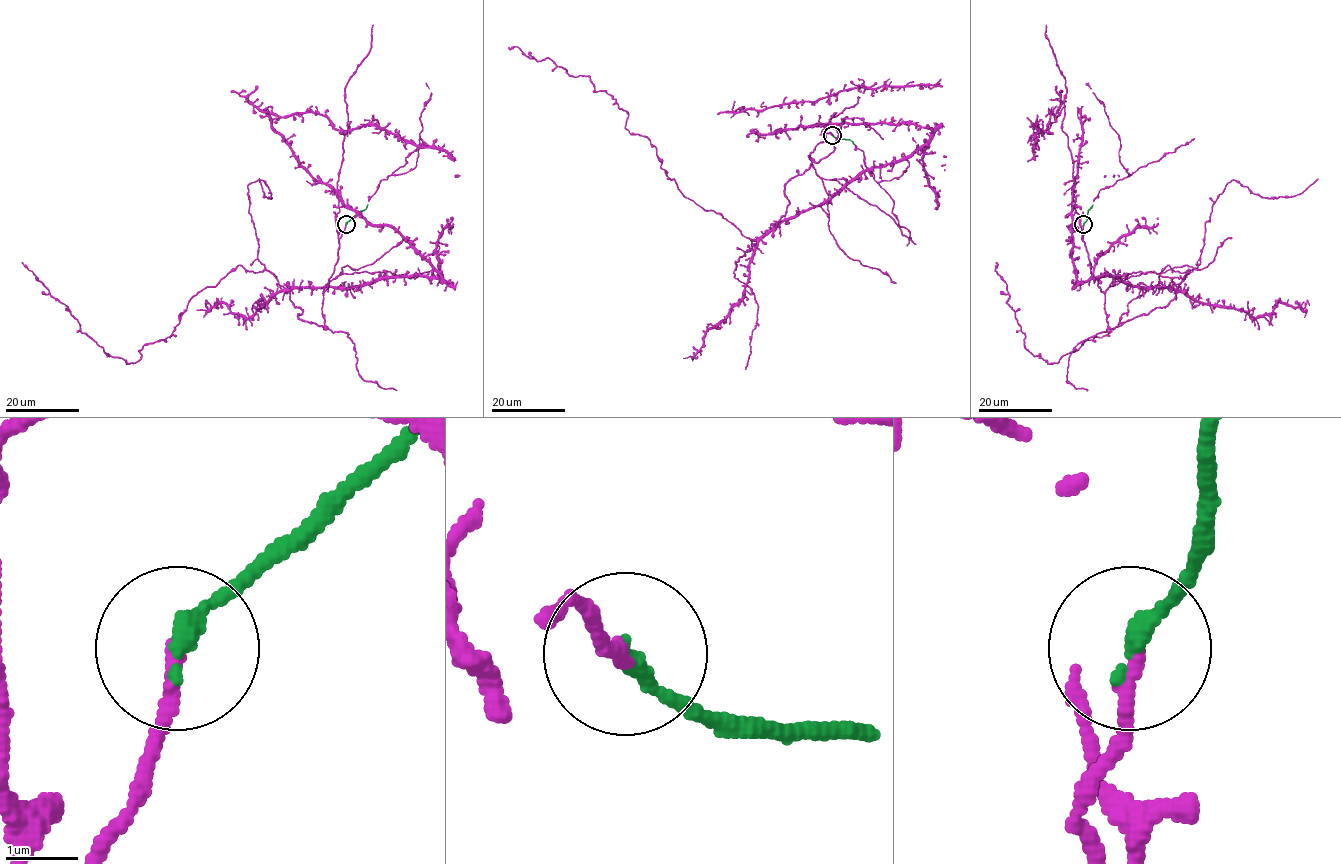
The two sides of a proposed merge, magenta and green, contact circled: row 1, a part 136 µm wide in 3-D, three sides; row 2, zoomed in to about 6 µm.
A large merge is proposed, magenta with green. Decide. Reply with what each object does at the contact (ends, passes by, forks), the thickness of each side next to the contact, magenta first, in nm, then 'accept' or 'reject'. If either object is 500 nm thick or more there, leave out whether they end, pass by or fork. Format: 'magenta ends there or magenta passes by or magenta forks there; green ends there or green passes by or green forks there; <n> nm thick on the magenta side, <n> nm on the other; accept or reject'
magenta ends there; green ends there; 200 nm thick on the magenta side, 260 nm on the other; accept

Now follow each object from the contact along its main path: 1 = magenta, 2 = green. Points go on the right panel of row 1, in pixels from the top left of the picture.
1: (1083, 224), (1110, 329), (1173, 299), (1189, 271), (1167, 265), (1116, 327), (1048, 363), (1024, 348), (996, 262)
2: (1083, 224), (1092, 204)

